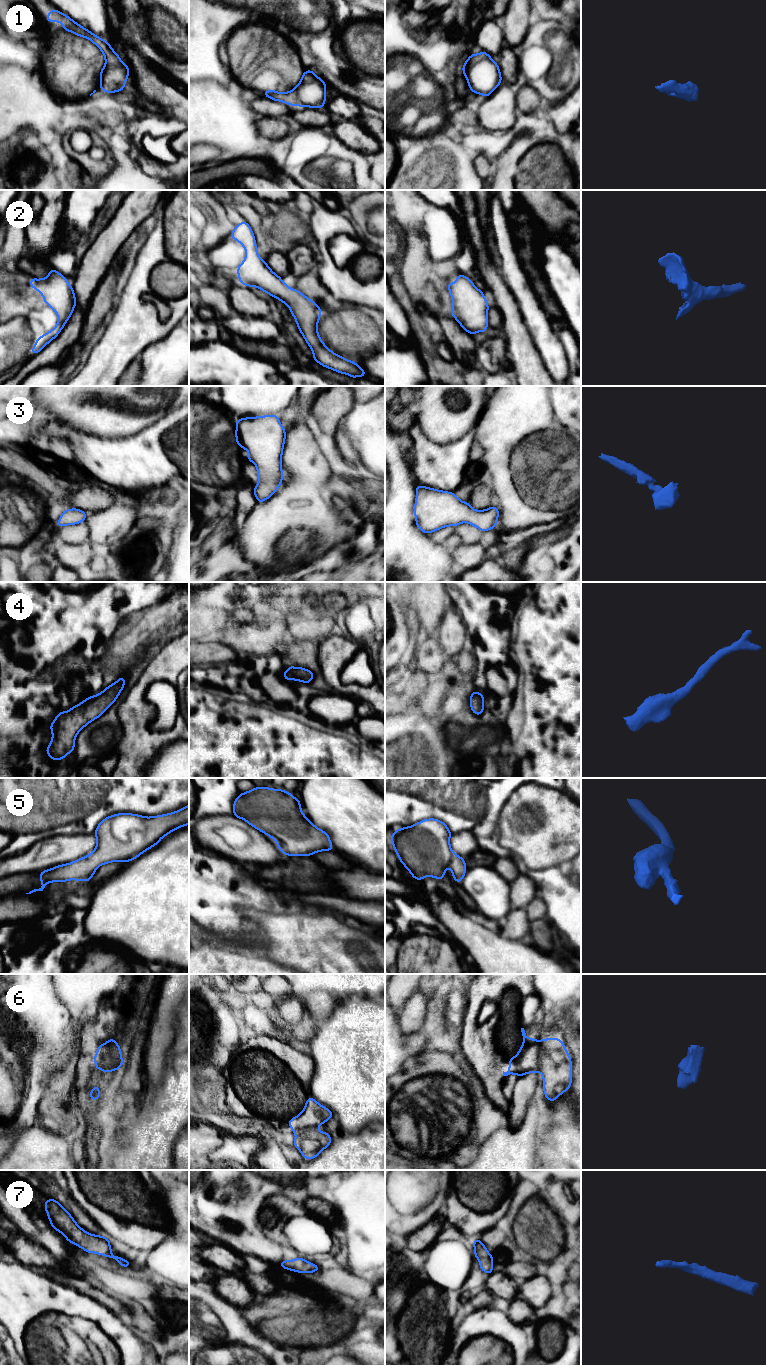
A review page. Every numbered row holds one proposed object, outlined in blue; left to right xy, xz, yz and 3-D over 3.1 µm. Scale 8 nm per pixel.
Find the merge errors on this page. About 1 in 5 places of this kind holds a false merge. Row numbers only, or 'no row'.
6

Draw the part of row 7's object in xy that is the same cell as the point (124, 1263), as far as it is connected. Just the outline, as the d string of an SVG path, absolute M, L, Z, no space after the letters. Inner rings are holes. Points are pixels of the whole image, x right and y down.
M46 1199L44 1209L51 1226L57 1232L62 1233L67 1241L88 1253L96 1253L114 1259L122 1267L131 1267L131 1263L127 1260L112 1255L110 1240L107 1237L93 1235L83 1230L57 1200Z

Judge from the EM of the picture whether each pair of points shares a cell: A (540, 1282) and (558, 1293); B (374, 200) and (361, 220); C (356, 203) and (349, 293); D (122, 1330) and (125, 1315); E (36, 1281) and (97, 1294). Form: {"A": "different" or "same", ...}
{"A": "different", "B": "same", "C": "different", "D": "different", "E": "different"}

